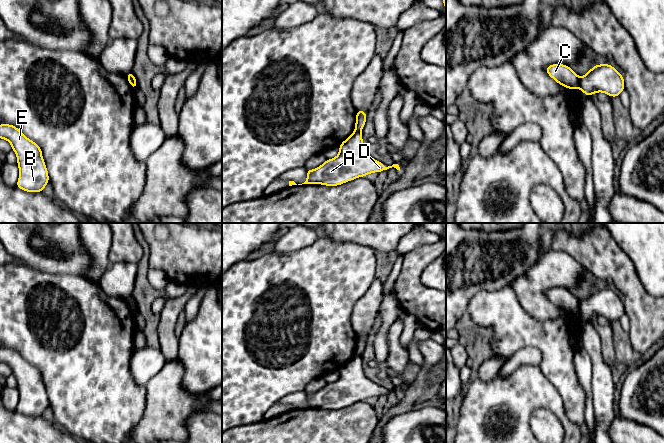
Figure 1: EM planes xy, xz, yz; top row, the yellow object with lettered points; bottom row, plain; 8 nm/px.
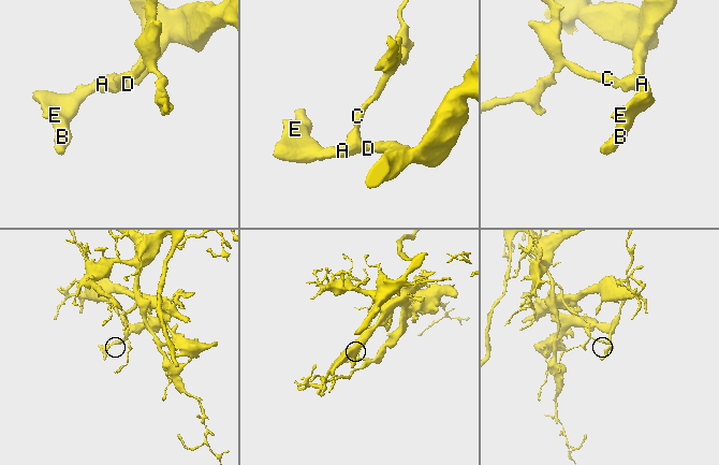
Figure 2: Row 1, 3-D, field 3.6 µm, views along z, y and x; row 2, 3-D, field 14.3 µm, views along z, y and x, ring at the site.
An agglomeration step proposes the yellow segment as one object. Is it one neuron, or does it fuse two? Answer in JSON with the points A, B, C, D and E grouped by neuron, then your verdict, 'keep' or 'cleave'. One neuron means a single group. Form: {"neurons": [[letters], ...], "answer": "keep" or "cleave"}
{"neurons": [["A", "B", "D", "E"], ["C"]], "answer": "cleave"}

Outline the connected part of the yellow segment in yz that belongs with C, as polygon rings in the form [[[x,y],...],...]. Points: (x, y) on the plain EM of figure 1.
[[[551,288],[546,291],[547,298],[558,308],[574,314],[579,312],[579,301],[565,288]]]

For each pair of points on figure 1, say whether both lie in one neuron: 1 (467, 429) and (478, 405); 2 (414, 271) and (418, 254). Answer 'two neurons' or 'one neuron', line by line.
1: one neuron
2: one neuron

